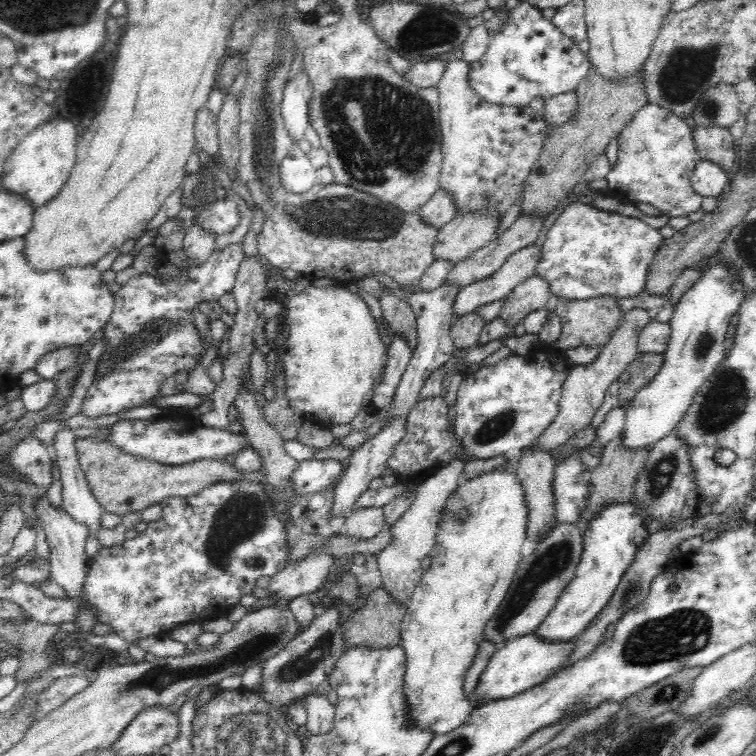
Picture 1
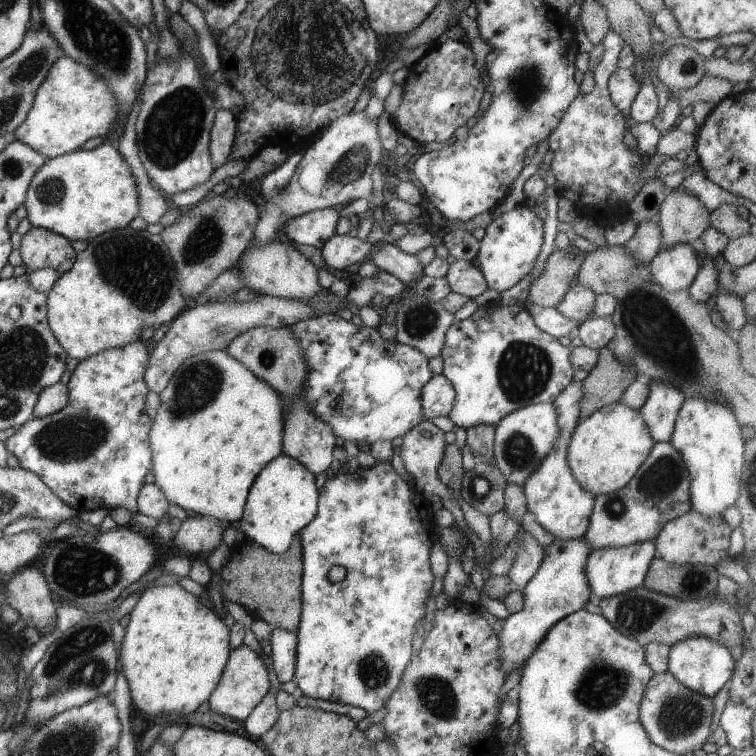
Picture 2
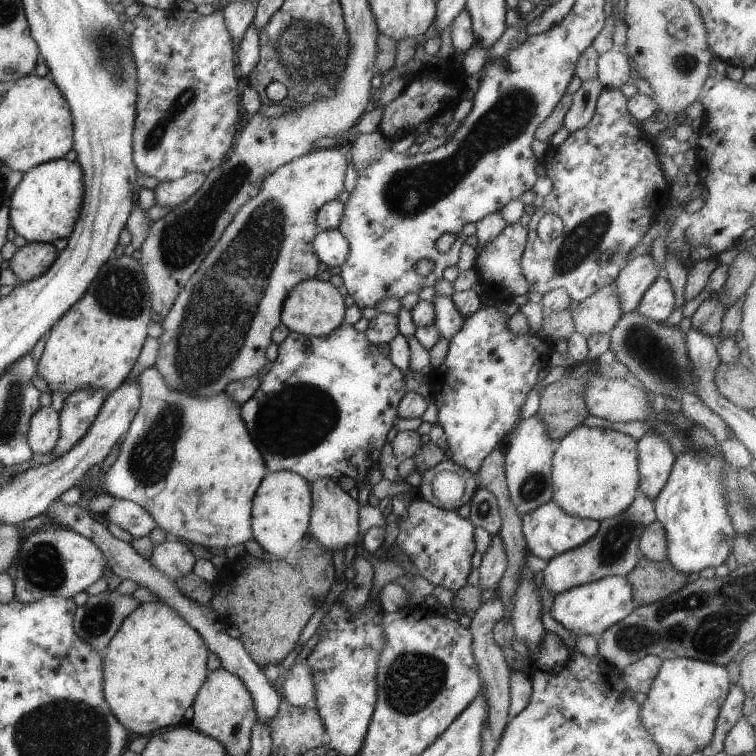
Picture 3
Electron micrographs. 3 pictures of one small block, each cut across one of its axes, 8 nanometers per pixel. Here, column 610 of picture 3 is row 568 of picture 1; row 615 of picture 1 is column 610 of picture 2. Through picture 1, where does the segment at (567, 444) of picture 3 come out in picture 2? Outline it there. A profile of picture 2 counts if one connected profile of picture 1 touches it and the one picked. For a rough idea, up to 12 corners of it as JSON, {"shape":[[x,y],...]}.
{"shape":[[615,402],[567,442],[573,480],[595,497],[631,480],[653,444]]}

